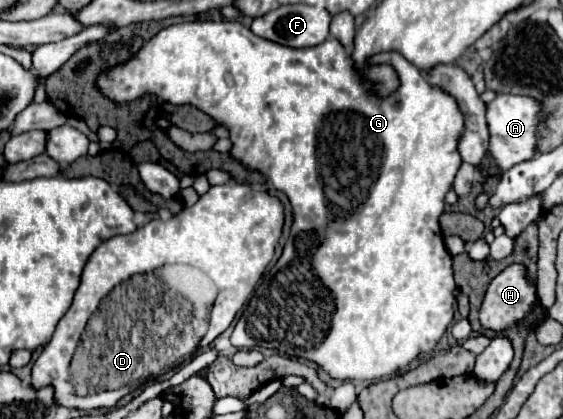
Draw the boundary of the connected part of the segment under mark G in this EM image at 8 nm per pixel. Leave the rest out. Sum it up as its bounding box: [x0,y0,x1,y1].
[97,20,465,380]

